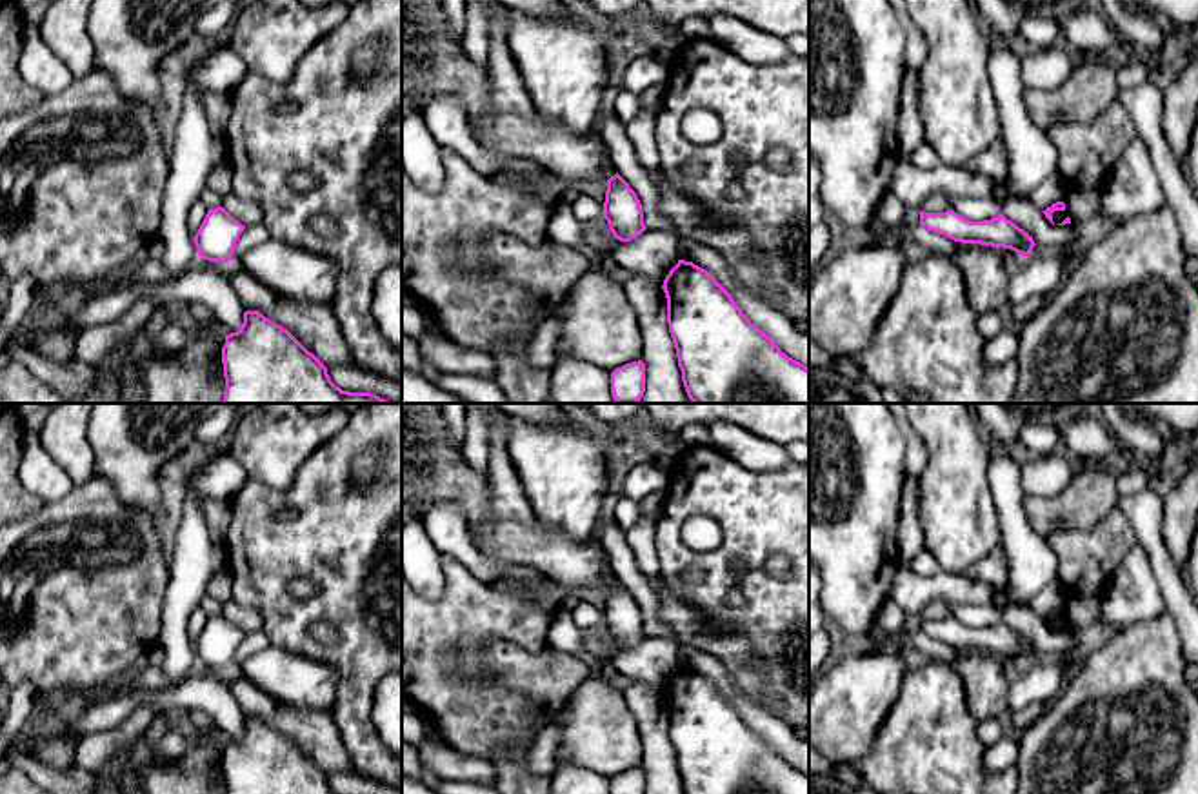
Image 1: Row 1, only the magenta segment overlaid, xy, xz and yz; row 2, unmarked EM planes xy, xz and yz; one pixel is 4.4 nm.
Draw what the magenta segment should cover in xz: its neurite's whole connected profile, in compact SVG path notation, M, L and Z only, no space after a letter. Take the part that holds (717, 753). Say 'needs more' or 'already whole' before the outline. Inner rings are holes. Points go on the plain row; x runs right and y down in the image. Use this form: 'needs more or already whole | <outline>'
already whole | M678 667L662 696L684 794L809 794L809 776L782 759L705 676Z

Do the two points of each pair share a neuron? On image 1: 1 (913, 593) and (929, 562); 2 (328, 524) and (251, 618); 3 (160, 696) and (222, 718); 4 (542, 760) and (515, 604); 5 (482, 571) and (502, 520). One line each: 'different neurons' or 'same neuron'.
1: different neurons
2: different neurons
3: same neuron
4: different neurons
5: different neurons

